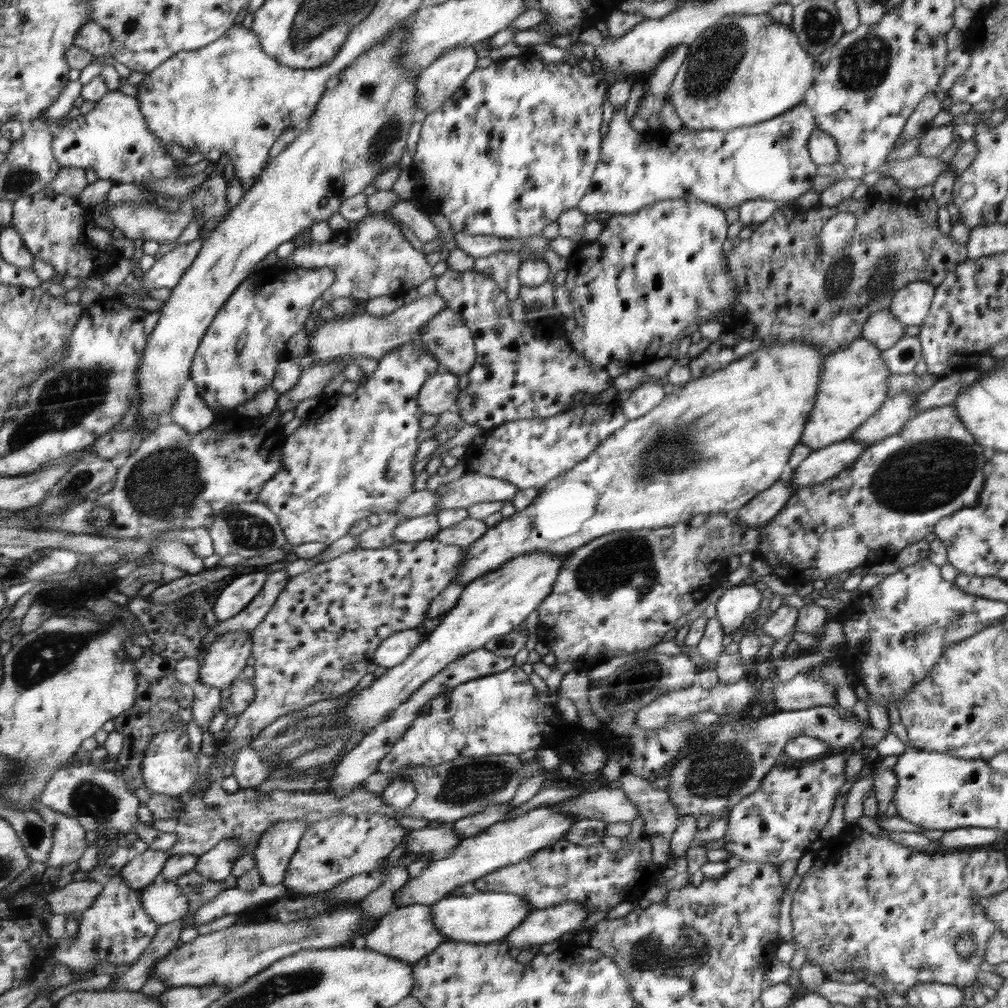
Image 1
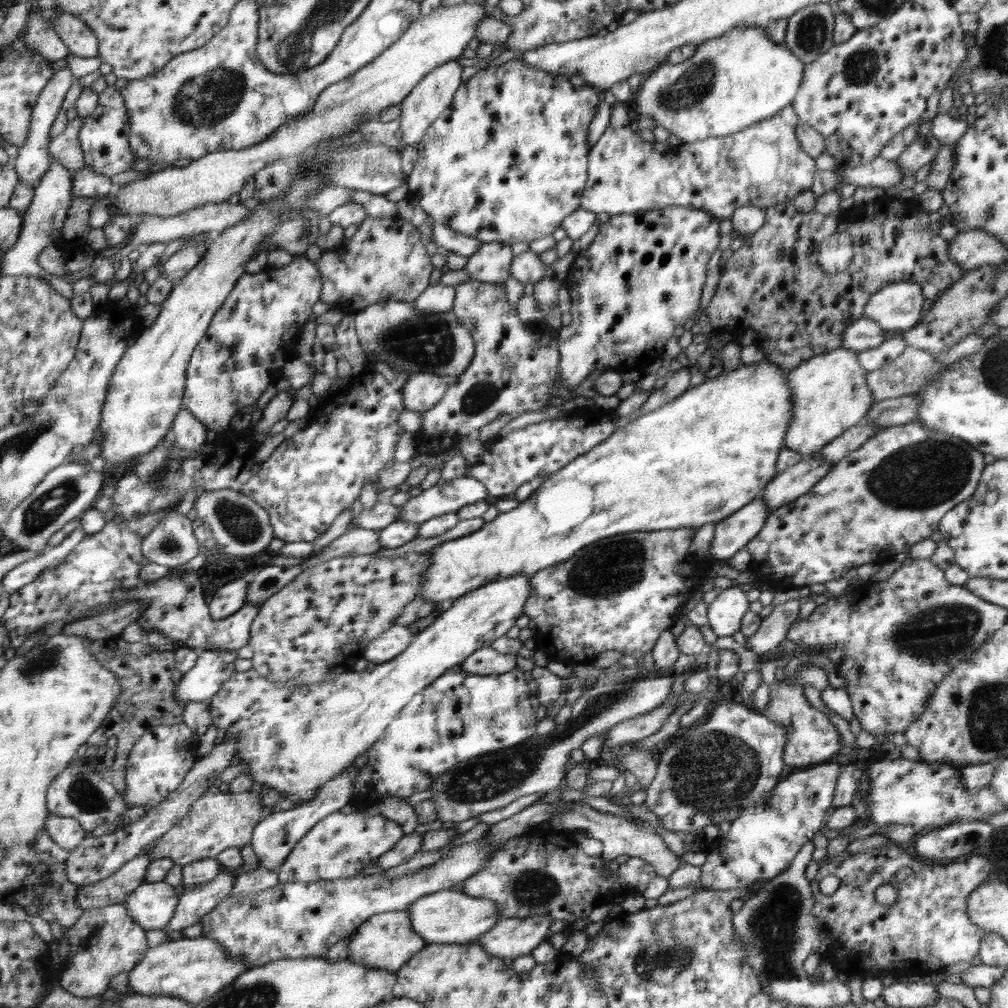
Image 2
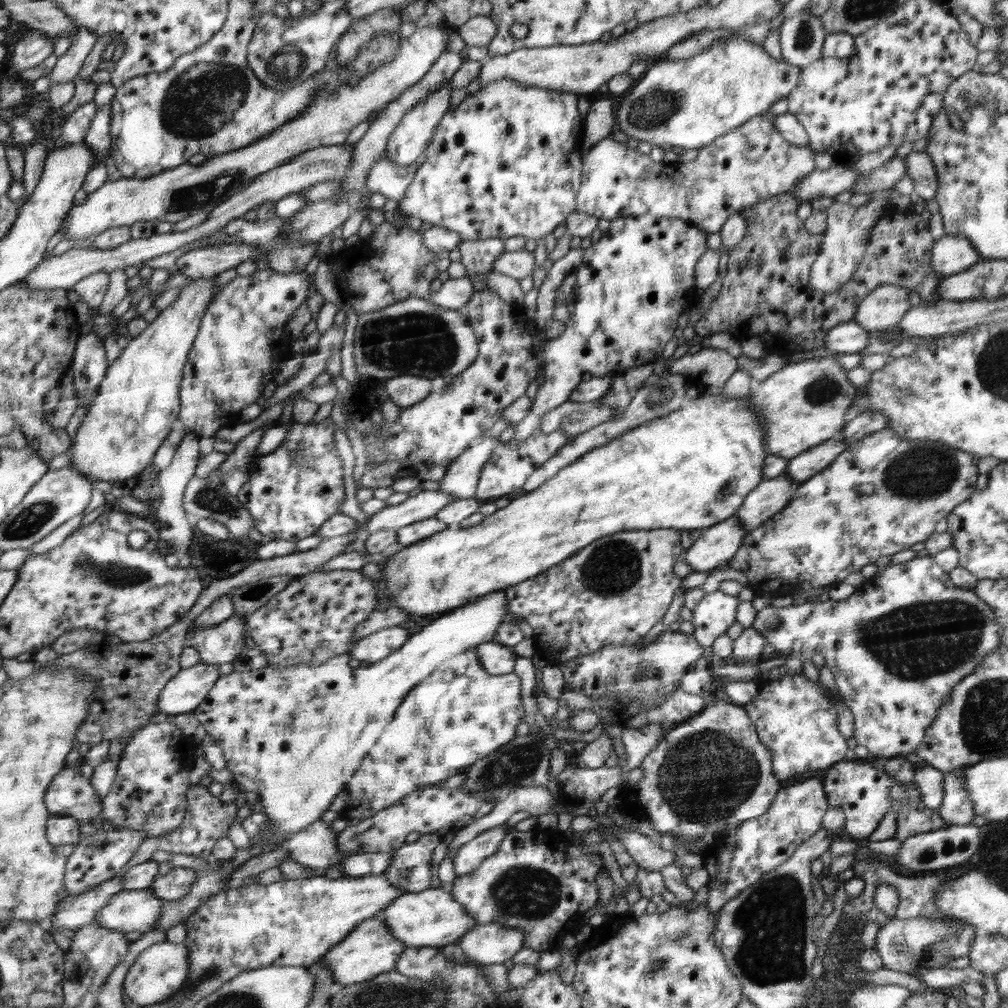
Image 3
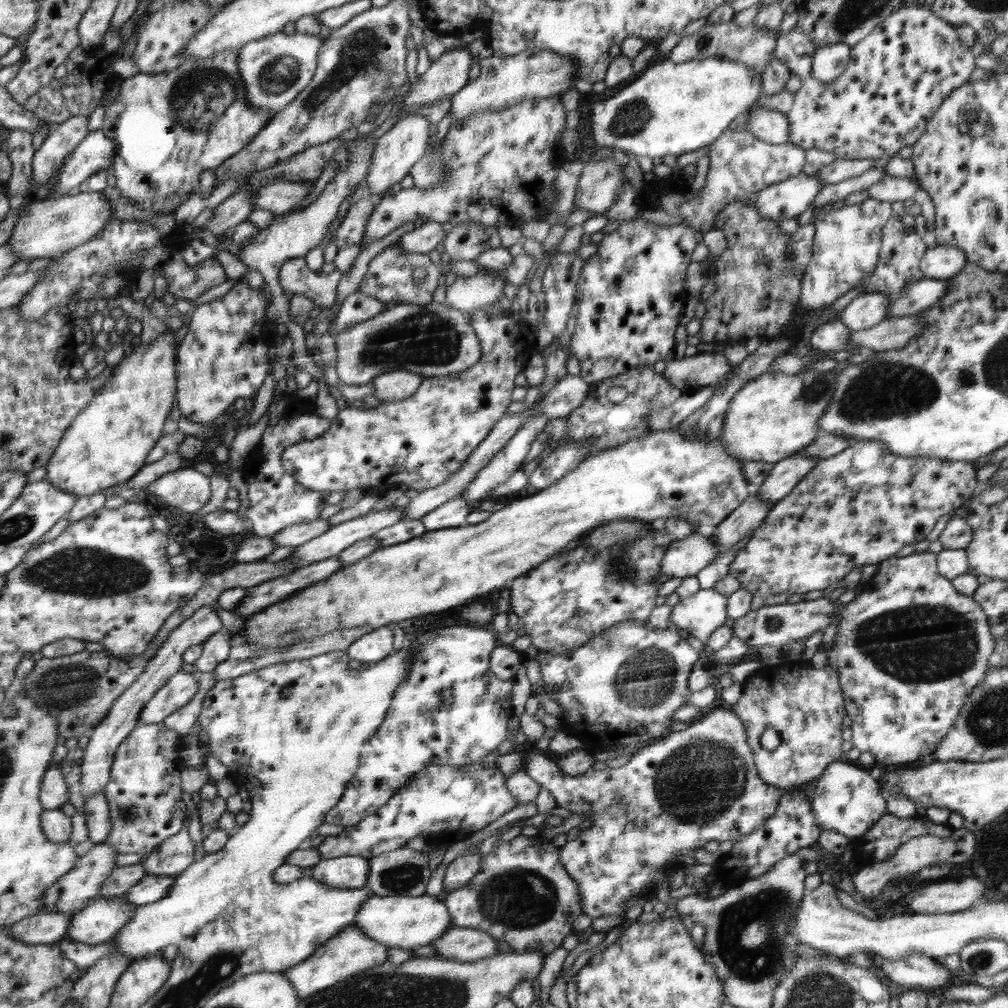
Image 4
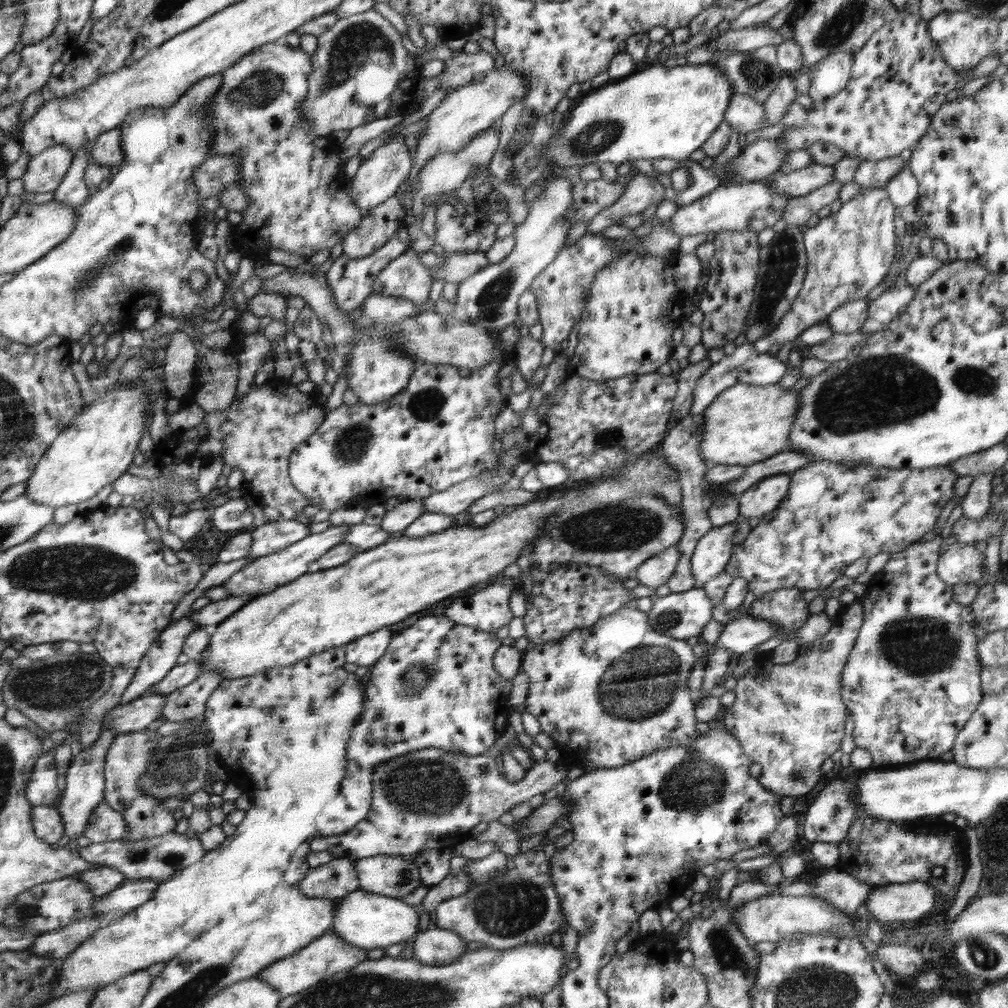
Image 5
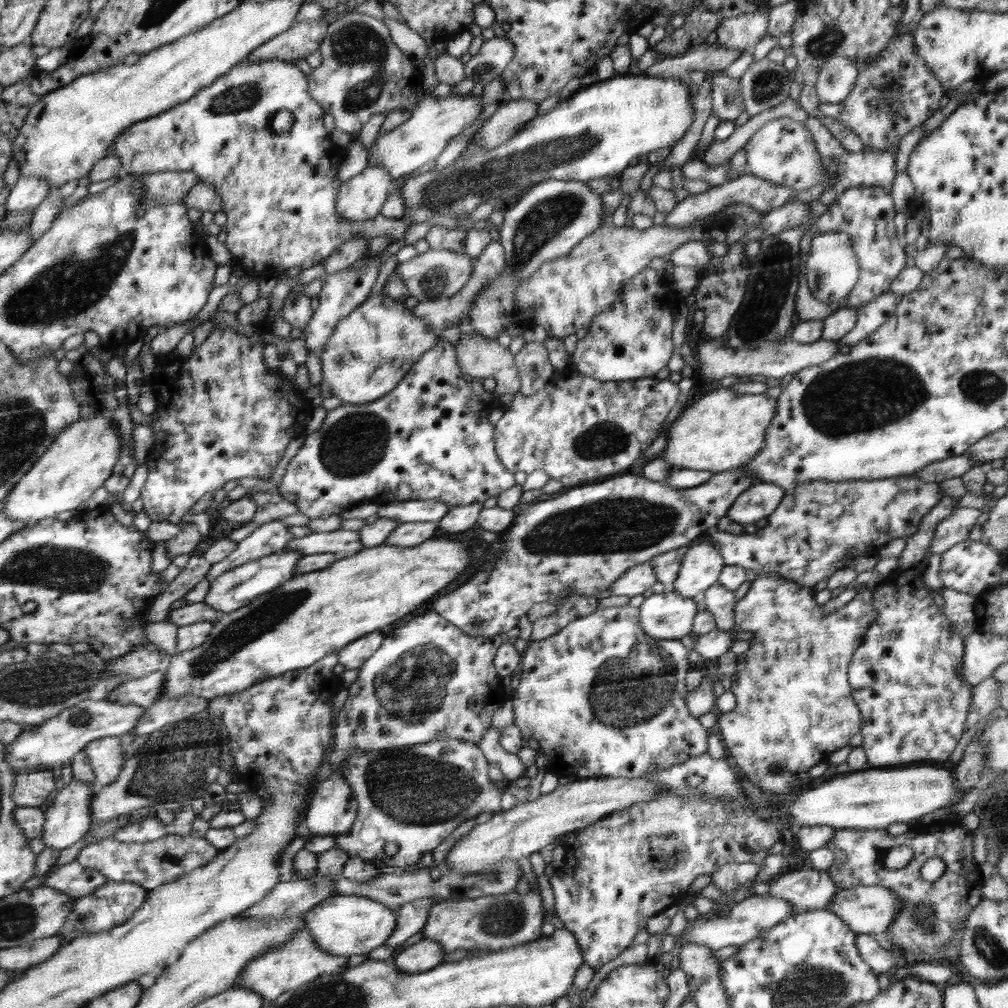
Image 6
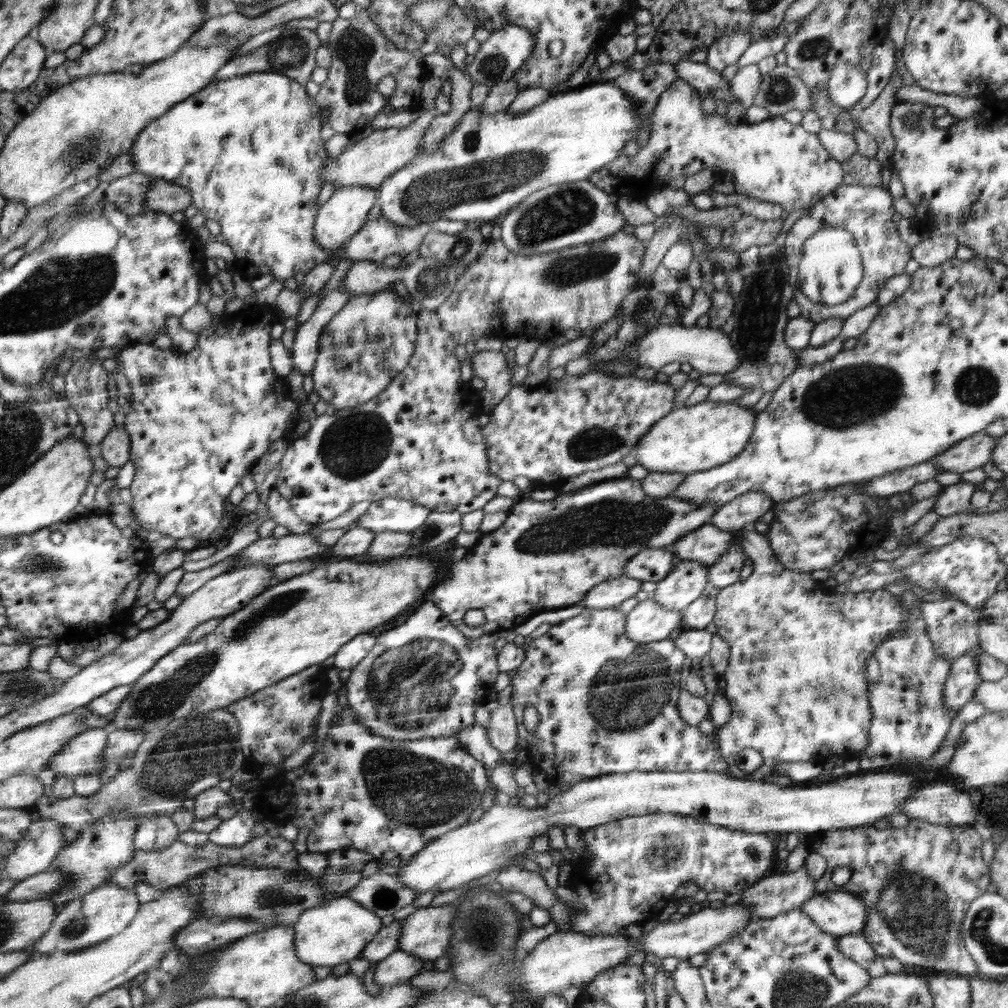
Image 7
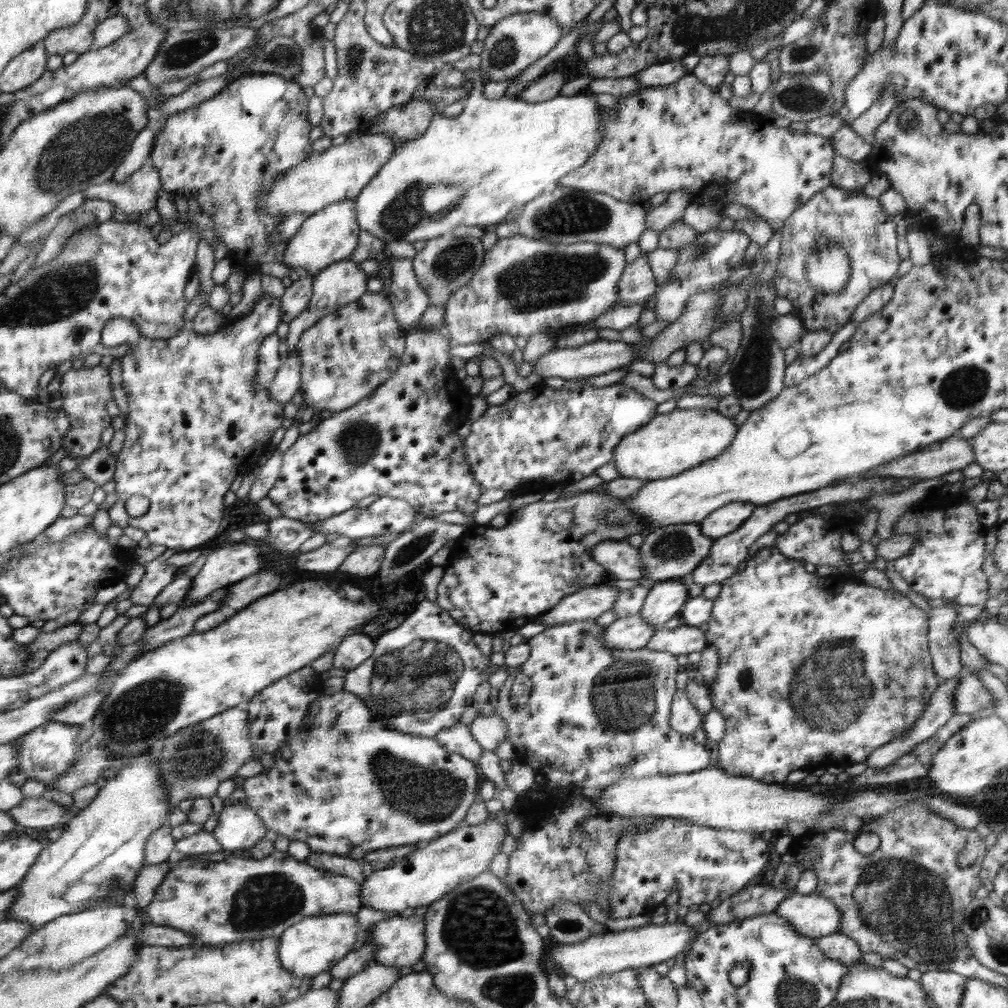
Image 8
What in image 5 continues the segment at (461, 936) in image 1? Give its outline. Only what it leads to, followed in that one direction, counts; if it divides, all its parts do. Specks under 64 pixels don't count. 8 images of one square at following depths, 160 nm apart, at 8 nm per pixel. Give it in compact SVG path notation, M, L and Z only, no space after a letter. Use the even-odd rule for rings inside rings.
M360 889L337 899L334 926L330 932L337 934L352 947L374 949L414 940L418 934L418 913L416 907L396 897L372 893Z

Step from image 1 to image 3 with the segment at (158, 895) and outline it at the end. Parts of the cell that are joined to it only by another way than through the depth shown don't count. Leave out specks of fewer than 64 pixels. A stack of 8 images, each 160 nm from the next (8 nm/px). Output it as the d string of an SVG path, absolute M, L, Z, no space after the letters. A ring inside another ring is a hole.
M150 888L122 891L95 914L95 922L102 928L118 932L139 930L146 933L163 914L163 910L163 899L155 896Z

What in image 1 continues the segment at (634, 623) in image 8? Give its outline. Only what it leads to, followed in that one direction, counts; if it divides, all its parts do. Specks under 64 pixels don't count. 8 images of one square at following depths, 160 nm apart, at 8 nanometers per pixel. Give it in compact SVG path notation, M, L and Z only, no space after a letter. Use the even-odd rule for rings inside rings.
M754 584L736 585L724 589L716 605L716 618L726 635L738 631L744 618L758 610L762 593Z

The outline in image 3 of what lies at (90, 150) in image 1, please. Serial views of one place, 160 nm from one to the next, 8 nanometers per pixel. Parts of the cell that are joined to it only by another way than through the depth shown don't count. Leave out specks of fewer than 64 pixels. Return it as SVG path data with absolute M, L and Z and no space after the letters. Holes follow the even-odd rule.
M110 105L100 107L99 111L94 115L88 133L84 137L86 143L95 154L97 158L96 164L104 164L106 156L110 154L110 121L111 110Z

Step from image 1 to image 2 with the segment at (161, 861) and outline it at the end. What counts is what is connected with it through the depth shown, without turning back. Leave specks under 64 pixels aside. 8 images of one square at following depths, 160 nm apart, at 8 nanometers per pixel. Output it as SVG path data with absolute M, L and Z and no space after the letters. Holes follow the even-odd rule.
M142 854L124 864L124 867L115 875L108 876L108 879L80 887L75 896L77 905L83 911L88 911L113 902L125 902L128 893L135 892L138 886L146 883L146 872L152 861L147 854Z

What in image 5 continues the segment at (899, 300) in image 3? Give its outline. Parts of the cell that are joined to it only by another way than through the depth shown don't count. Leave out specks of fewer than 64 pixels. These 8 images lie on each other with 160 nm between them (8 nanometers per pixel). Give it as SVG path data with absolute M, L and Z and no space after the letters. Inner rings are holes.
M854 300L840 305L833 310L827 318L828 325L834 334L850 334L858 331L864 326L867 317L869 300Z

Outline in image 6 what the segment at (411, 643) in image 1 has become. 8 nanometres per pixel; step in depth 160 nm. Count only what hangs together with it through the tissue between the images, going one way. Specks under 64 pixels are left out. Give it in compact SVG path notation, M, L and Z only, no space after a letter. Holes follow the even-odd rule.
M378 631L356 639L354 643L350 643L347 647L337 651L337 663L342 664L348 670L362 667L379 650L382 640L384 640L384 636Z

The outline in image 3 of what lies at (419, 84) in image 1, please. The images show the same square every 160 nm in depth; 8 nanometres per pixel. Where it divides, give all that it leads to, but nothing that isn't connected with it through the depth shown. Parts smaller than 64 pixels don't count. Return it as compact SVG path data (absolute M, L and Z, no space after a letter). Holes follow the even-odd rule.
M451 80L443 82L439 86L439 90L431 92L431 95L424 102L417 104L413 110L403 115L403 120L401 120L399 127L395 128L395 132L392 132L391 138L387 140L385 151L387 160L398 165L412 164L428 147L427 144L432 139L432 136L435 135L435 129L439 127L440 119L449 110L450 95L452 94L450 83Z

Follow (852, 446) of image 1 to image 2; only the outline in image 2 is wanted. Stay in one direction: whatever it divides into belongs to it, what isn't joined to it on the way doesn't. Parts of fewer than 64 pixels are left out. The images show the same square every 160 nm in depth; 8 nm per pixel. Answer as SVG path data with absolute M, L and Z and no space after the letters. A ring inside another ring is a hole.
M812 455L811 458L803 458L798 464L774 476L763 488L760 496L765 502L767 511L771 513L790 501L796 500L799 496L803 496L813 484L816 484L816 481L822 480L833 466L832 463L814 459Z

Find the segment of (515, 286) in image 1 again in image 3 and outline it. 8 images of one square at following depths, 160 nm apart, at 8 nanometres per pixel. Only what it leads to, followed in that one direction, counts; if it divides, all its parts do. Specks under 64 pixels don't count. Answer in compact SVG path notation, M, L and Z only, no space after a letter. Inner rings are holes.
M498 237L463 239L458 246L458 252L460 252L460 262L464 264L468 274L490 272L495 260L505 251L503 241Z

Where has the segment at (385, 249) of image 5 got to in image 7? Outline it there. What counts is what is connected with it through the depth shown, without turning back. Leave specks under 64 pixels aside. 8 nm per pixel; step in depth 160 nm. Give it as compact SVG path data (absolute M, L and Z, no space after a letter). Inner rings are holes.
M341 286L326 293L310 318L297 328L291 350L294 371L300 371L303 377L313 372L324 331L352 296Z

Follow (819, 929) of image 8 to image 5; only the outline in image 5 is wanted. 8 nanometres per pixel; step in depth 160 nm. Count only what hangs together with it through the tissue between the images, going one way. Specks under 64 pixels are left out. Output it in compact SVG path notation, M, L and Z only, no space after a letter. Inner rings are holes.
M913 881L876 886L863 902L872 918L882 927L899 922L900 926L916 922L933 910L938 901L930 885Z

